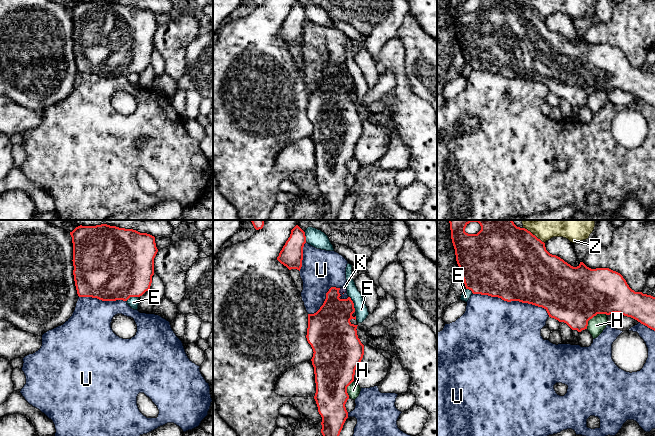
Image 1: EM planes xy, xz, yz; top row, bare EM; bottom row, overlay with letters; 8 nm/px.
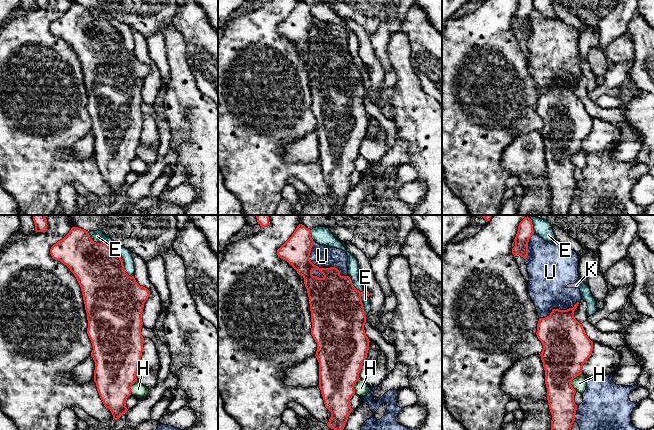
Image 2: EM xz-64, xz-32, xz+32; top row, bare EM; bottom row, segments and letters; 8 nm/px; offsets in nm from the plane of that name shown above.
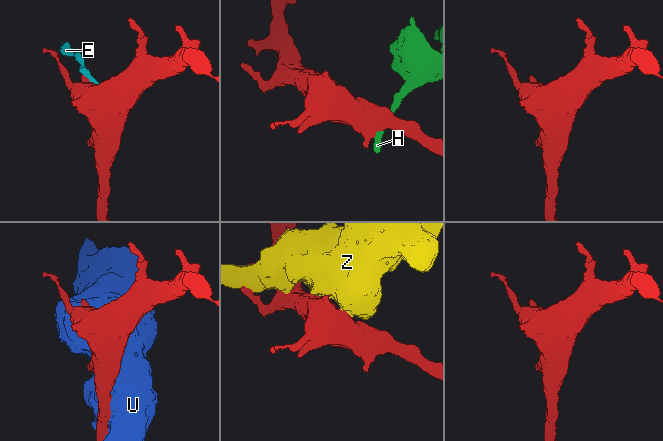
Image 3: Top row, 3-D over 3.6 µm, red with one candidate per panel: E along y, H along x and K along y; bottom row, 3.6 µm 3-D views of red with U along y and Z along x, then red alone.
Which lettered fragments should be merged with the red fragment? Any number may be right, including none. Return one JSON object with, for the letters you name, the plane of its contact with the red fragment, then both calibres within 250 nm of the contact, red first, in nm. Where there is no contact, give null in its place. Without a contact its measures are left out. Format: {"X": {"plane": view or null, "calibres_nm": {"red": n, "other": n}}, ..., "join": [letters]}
{"join": []}

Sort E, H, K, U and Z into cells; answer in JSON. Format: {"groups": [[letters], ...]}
{"groups": [["E"], ["H"], ["K", "U"], ["Z"]]}

